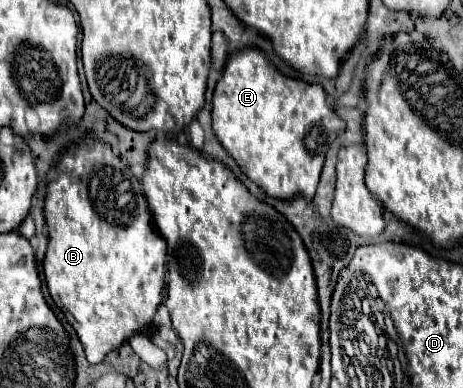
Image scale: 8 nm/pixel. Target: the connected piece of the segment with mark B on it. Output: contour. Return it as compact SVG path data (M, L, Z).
M84 138L80 146L76 146L74 150L68 150L62 160L58 162L58 176L54 180L48 182L48 192L46 192L46 204L44 204L44 216L46 216L46 224L48 224L48 248L46 248L46 256L44 256L44 276L46 276L46 286L48 292L52 296L52 300L56 302L56 306L62 306L66 312L70 312L74 316L74 320L78 322L78 326L74 326L86 358L90 364L98 364L106 358L108 352L120 348L124 342L128 342L134 334L142 332L154 318L160 302L162 302L162 290L164 290L164 274L166 274L166 240L160 236L160 232L154 228L150 210L146 208L146 198L144 198L144 190L142 184L136 180L136 176L130 172L130 168L126 164L122 164L122 160L118 156L112 156L112 150L106 144L100 142L92 142L90 138Z

